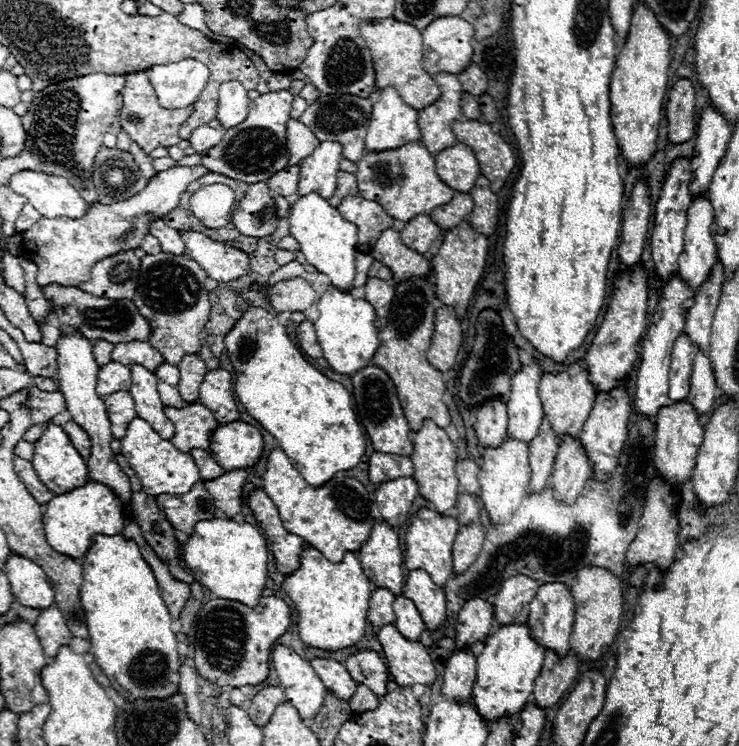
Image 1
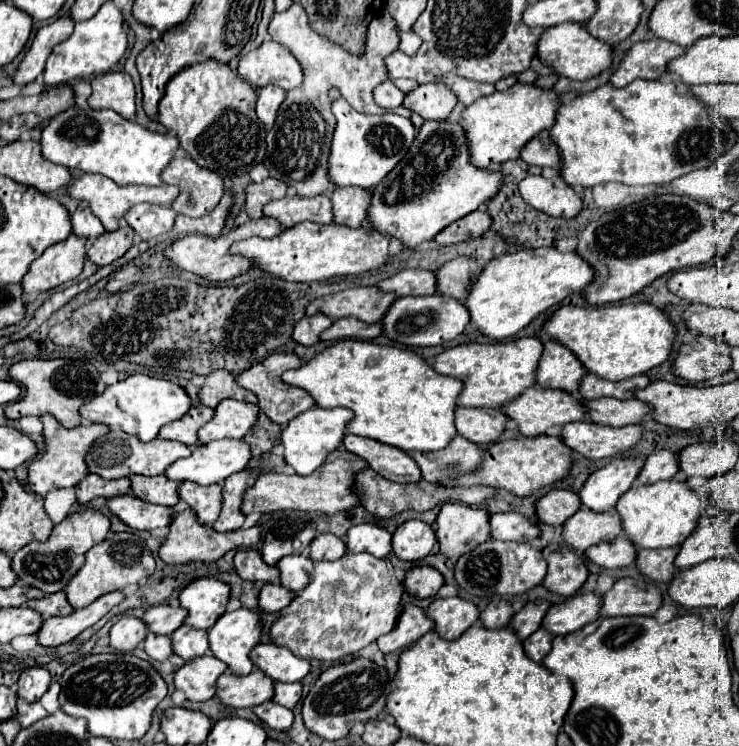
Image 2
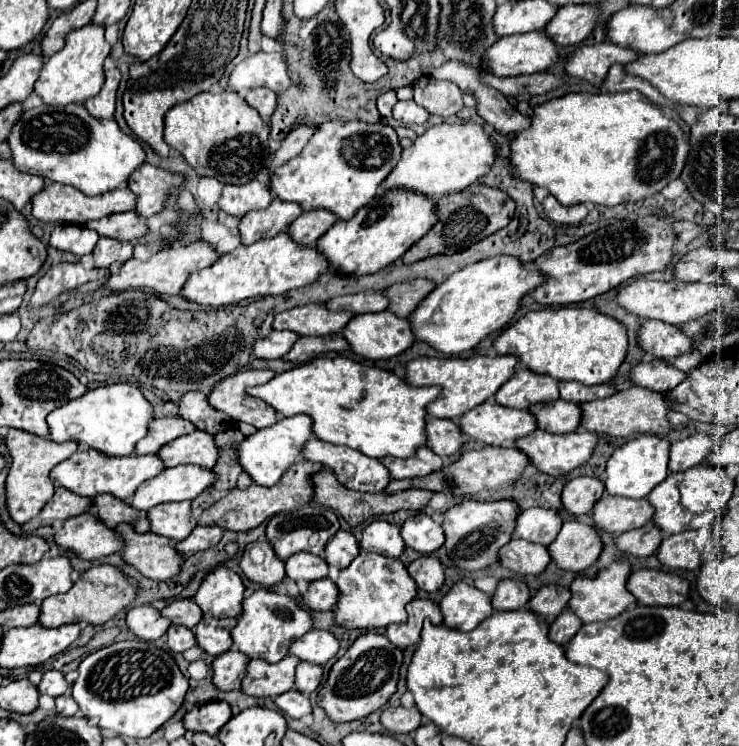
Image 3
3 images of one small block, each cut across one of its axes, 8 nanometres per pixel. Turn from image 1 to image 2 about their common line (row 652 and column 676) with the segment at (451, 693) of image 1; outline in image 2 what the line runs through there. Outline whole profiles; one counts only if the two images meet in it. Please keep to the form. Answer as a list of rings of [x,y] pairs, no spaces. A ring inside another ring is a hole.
[[[654,450],[648,456],[640,476],[636,478],[636,484],[654,484],[654,482],[660,482],[660,480],[668,480],[678,470],[680,470],[678,454],[674,454],[670,450]]]

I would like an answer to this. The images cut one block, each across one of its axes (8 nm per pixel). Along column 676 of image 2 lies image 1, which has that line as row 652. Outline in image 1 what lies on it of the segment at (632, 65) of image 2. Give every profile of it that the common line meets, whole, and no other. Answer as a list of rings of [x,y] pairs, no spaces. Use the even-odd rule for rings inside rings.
[[[52,604],[50,608],[44,608],[34,624],[36,636],[42,644],[42,648],[46,650],[46,656],[52,658],[60,646],[70,644],[72,636],[70,630],[66,626],[66,620],[62,616],[62,612],[56,608],[56,604]]]

